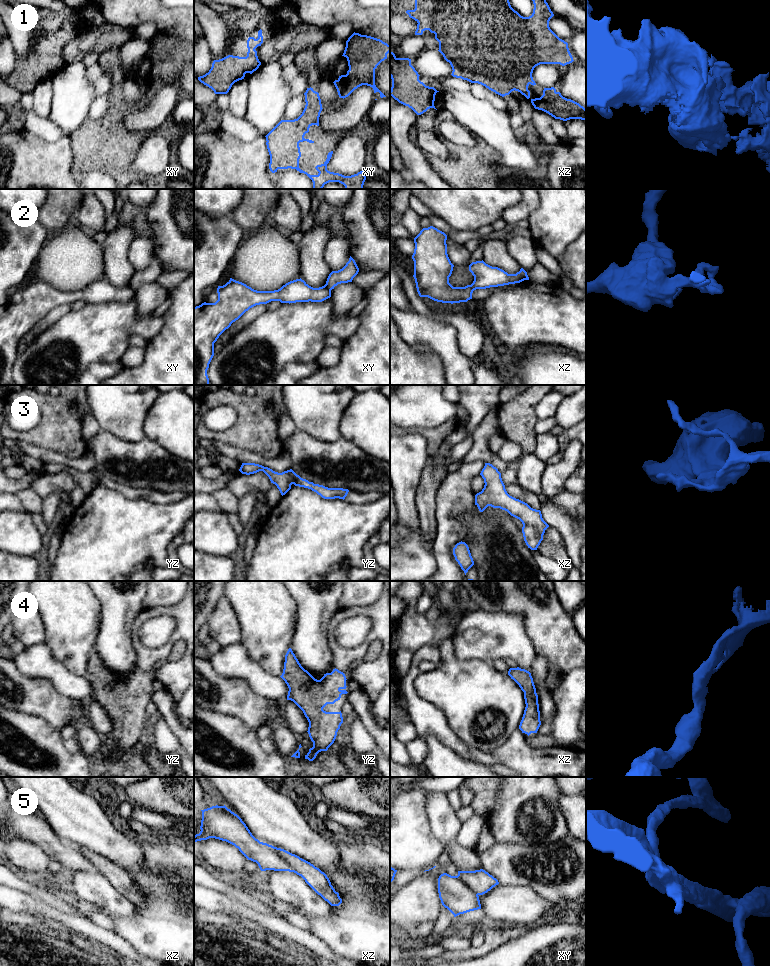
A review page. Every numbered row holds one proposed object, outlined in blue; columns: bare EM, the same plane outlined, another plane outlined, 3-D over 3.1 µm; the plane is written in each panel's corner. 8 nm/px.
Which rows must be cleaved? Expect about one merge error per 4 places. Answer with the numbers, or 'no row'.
2

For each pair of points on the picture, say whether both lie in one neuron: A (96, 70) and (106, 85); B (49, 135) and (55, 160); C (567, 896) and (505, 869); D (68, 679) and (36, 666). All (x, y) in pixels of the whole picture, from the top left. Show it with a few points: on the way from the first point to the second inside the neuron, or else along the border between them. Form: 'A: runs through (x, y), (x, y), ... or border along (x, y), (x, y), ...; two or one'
A: runs through (96, 74), (102, 81); one
B: border along (29, 132), (49, 141), (56, 141), (63, 136); two
C: runs through (552, 884), (530, 881), (520, 874); one
D: runs through (60, 677), (53, 670), (44, 666); one

